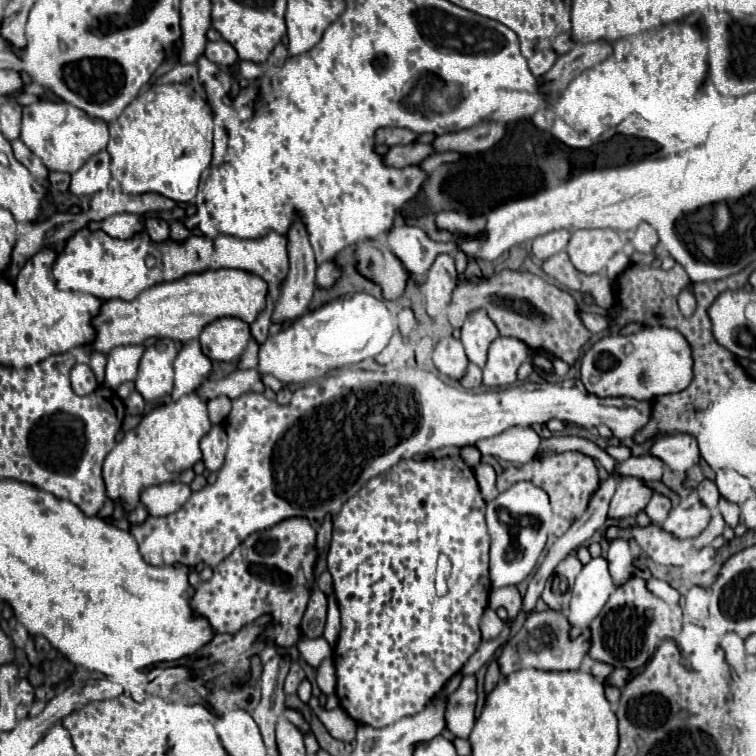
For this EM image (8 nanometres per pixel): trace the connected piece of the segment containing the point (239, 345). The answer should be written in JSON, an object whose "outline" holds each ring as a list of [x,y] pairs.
{"outline":[[[218,318],[200,334],[200,344],[210,360],[238,360],[250,340],[250,326],[240,318]]]}

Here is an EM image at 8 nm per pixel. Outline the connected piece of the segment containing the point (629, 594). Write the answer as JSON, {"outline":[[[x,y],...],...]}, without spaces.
{"outline":[[[630,578],[624,586],[618,586],[604,610],[594,618],[590,626],[590,650],[588,656],[610,664],[614,668],[638,670],[654,654],[656,646],[672,638],[682,624],[682,610],[678,604],[666,604],[646,590],[642,578]]]}

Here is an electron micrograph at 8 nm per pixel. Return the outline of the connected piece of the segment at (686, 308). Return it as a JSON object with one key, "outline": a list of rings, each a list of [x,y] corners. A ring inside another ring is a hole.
{"outline":[[[686,288],[686,290],[678,296],[678,306],[680,306],[680,310],[682,310],[684,316],[690,316],[690,314],[694,312],[696,300],[694,300],[694,294],[692,294],[690,288]]]}

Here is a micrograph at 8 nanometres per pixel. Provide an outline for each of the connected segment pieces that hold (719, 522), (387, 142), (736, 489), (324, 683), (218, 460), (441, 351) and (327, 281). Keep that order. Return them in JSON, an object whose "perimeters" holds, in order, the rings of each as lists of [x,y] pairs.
{"perimeters":[[[[714,512],[714,516],[712,516],[710,524],[706,526],[706,530],[704,530],[696,540],[692,540],[692,544],[694,544],[696,548],[704,548],[704,546],[712,544],[712,540],[714,540],[716,536],[720,536],[720,534],[722,534],[724,526],[726,526],[726,524],[724,524],[722,514],[720,514],[720,512]]],[[[380,128],[376,132],[378,146],[396,146],[396,144],[412,144],[418,140],[418,134],[406,128]]],[[[718,468],[714,472],[716,475],[714,482],[716,482],[722,498],[726,498],[734,504],[742,504],[752,494],[752,488],[748,486],[746,478],[742,478],[732,468]]],[[[330,658],[322,660],[322,664],[318,666],[316,682],[318,682],[318,686],[320,686],[320,690],[324,694],[332,694],[334,692],[334,688],[336,688],[336,672],[332,670],[332,660]]],[[[212,426],[212,430],[200,440],[202,462],[210,472],[218,472],[226,458],[226,432],[222,426]]],[[[444,338],[434,348],[434,366],[440,374],[446,374],[454,380],[460,380],[468,370],[468,358],[462,348],[462,342],[456,338]]],[[[326,260],[316,268],[316,288],[332,288],[336,284],[336,280],[340,278],[342,270],[334,264],[334,260]]]]}

